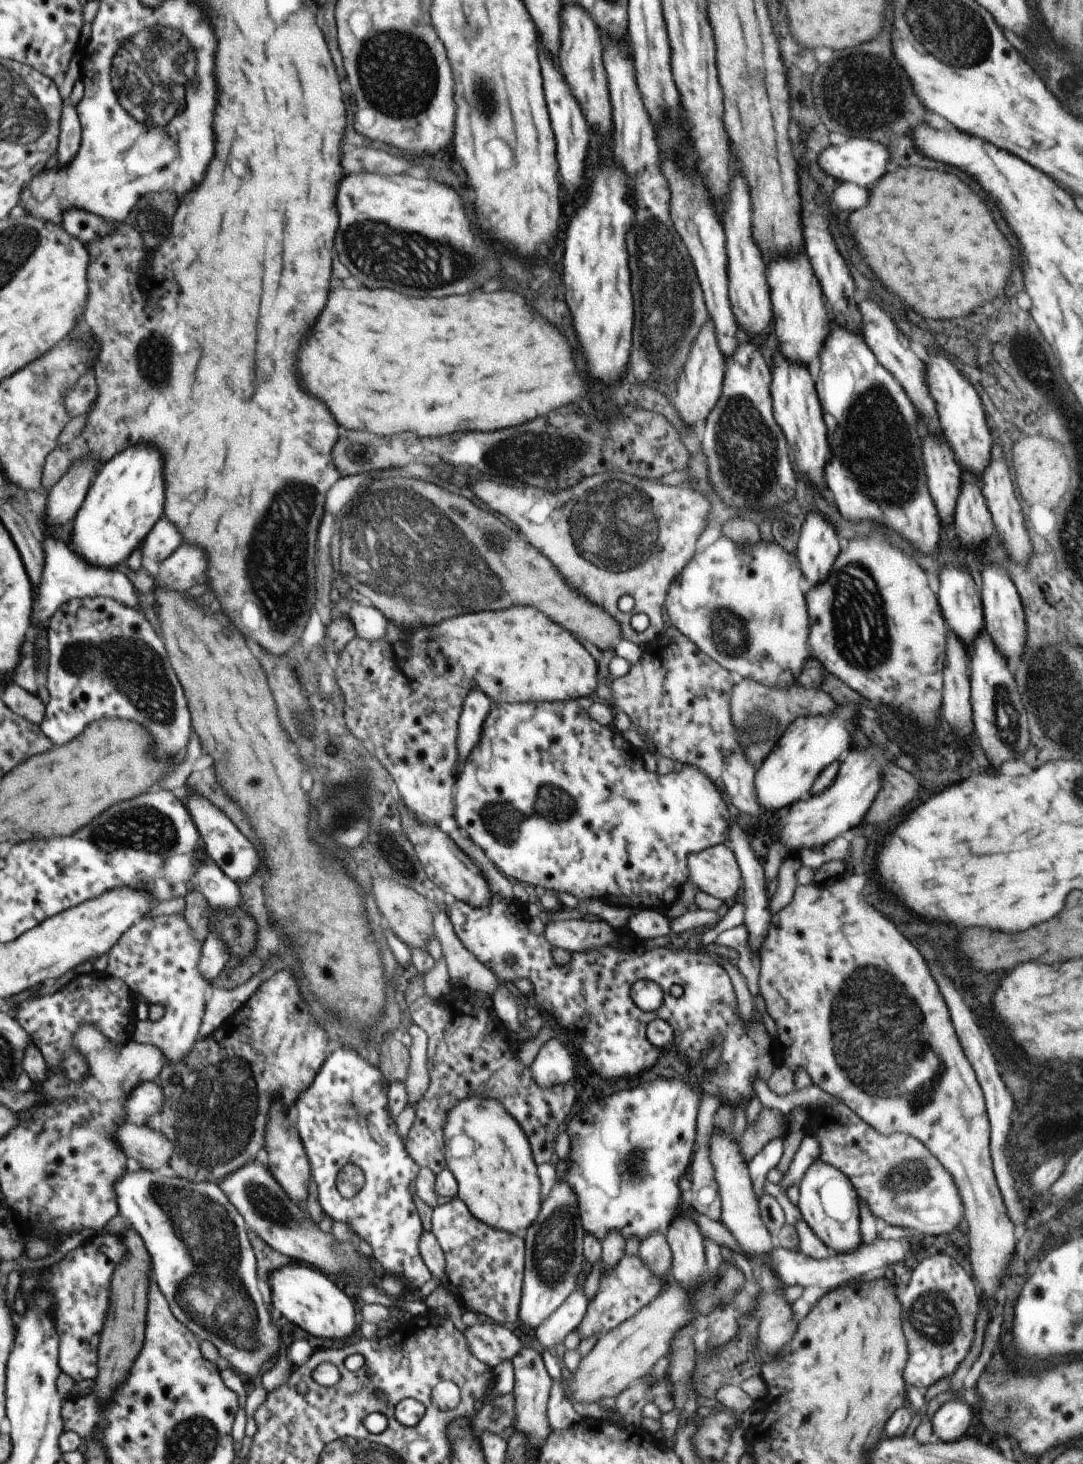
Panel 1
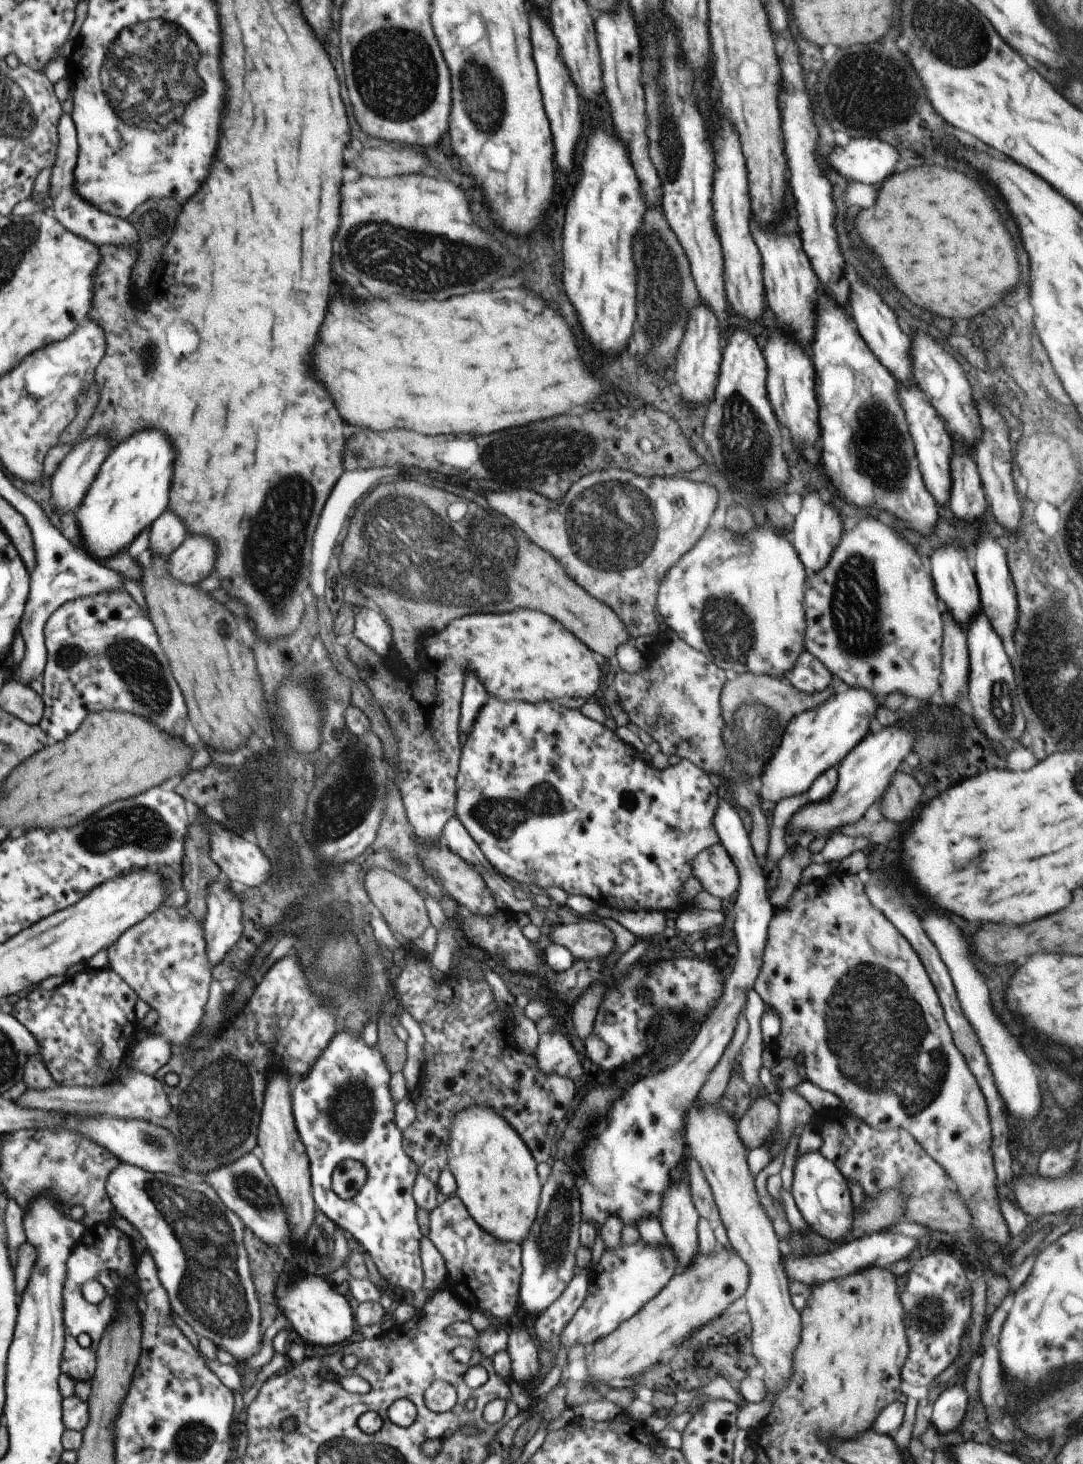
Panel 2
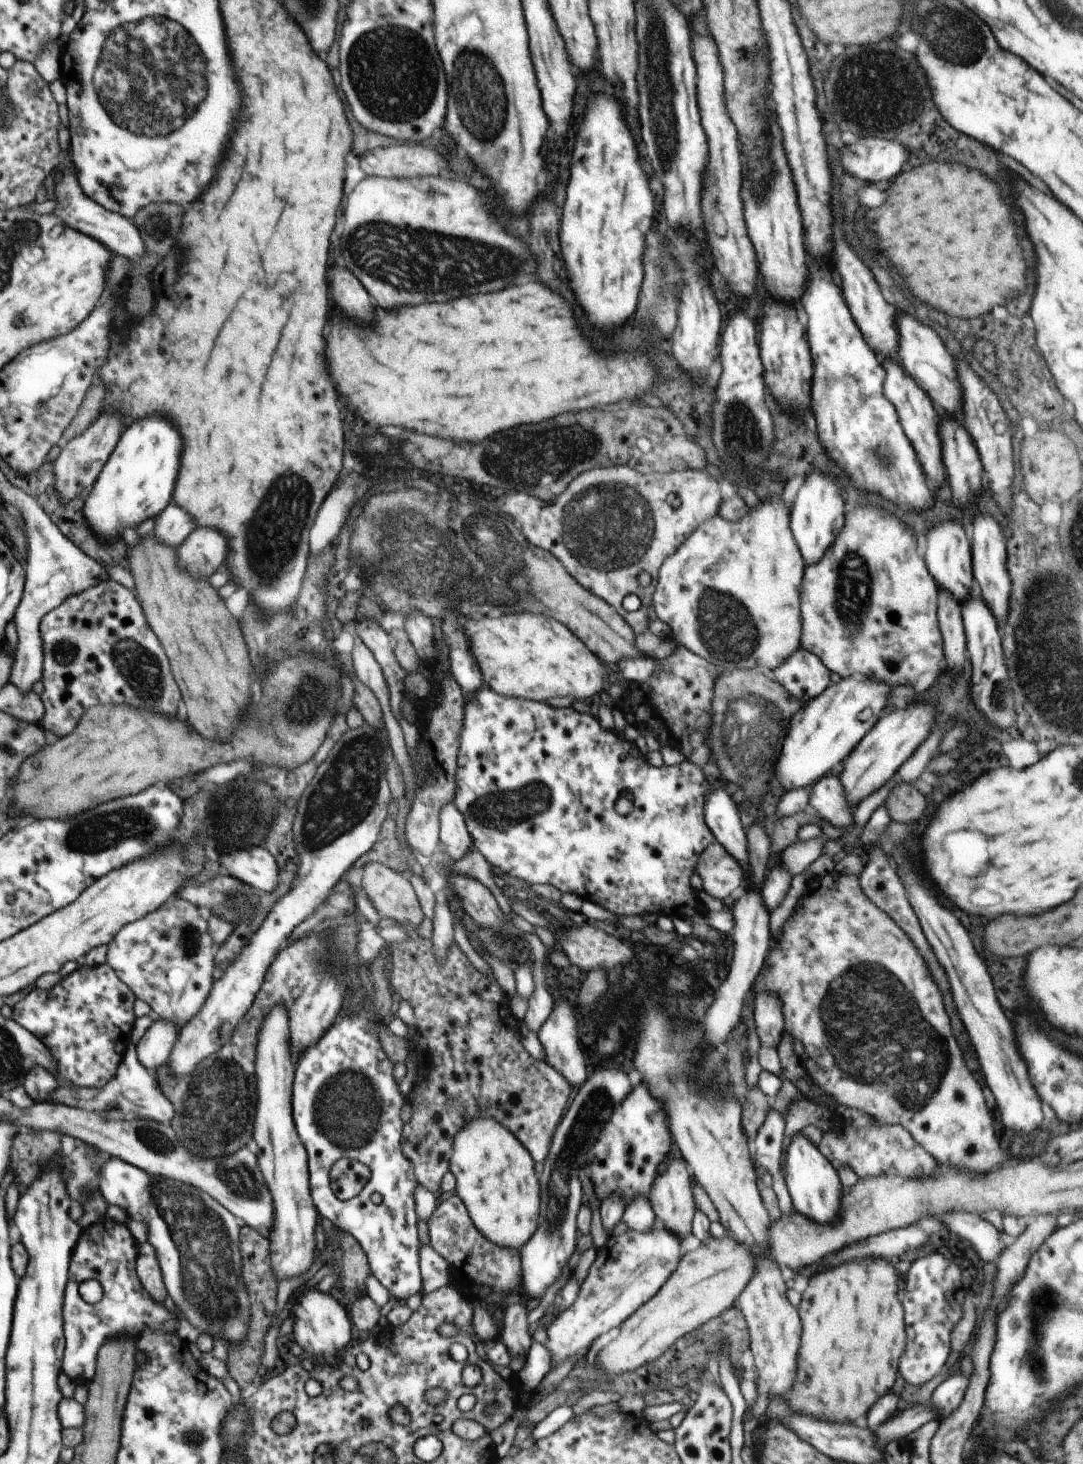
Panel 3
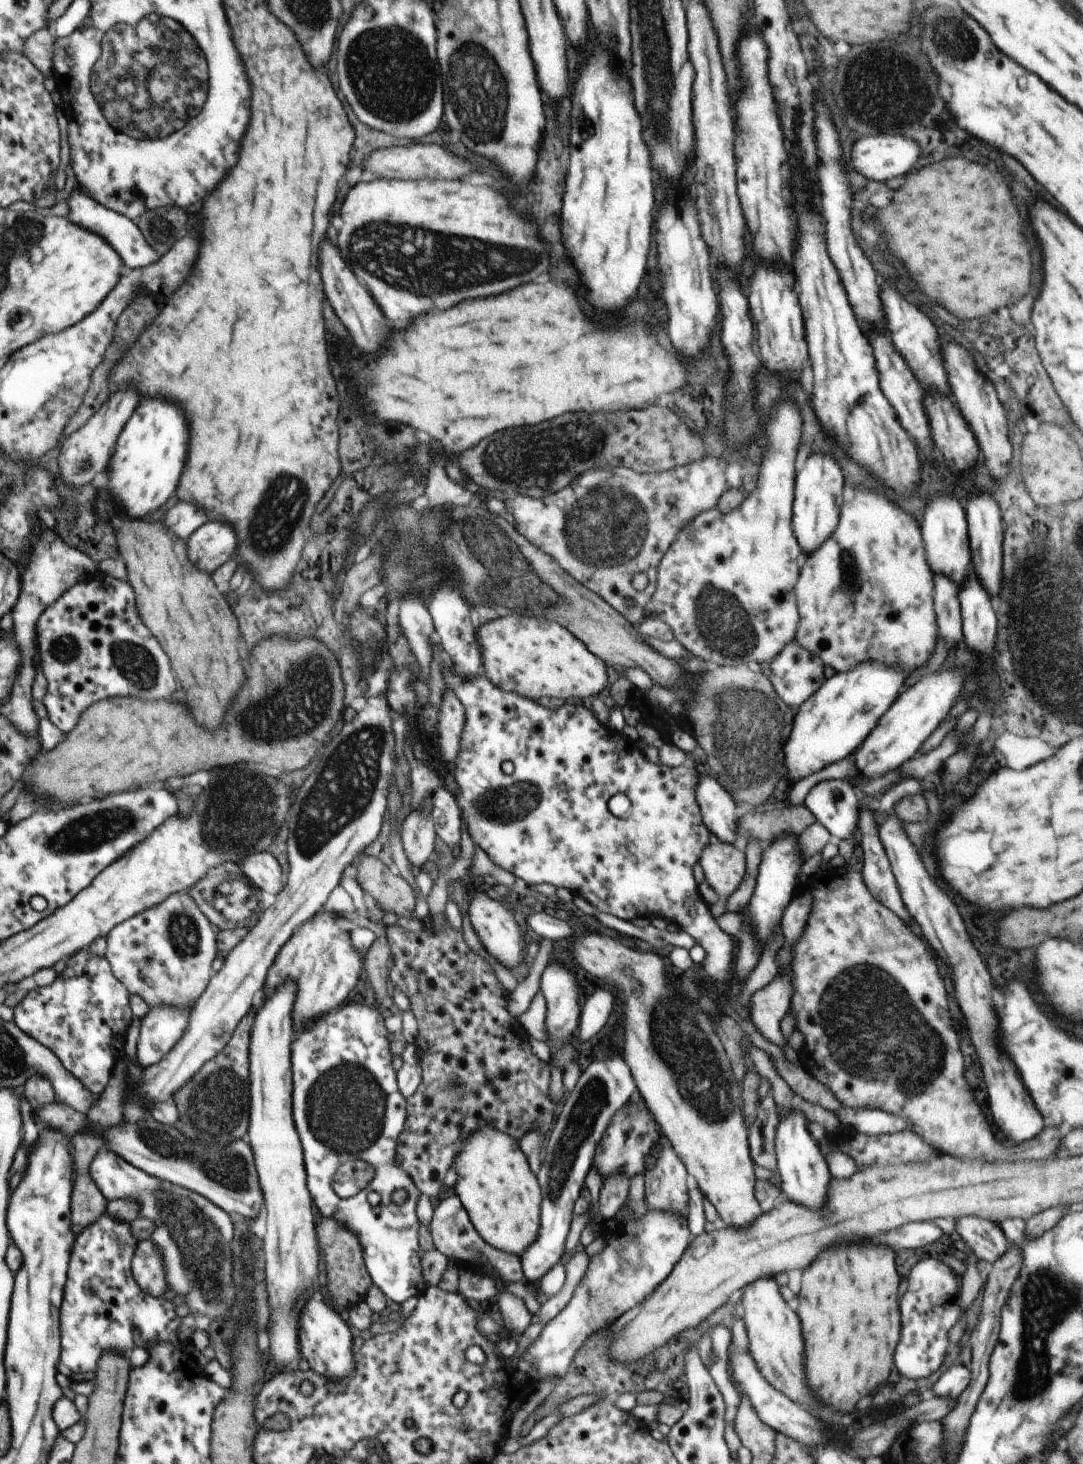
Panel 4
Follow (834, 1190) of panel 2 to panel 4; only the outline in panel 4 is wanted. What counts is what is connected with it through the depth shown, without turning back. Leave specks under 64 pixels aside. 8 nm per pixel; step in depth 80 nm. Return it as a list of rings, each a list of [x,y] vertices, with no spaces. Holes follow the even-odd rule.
[[[792,1113],[781,1117],[775,1138],[775,1151],[781,1190],[788,1200],[810,1210],[819,1211],[827,1200],[830,1181],[833,1179],[827,1160],[821,1153],[819,1143],[807,1129],[807,1120],[802,1113]]]

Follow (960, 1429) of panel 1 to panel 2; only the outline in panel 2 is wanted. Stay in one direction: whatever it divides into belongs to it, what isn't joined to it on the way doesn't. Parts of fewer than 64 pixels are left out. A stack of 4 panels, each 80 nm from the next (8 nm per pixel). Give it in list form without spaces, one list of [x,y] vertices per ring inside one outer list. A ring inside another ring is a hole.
[[[962,1386],[944,1388],[933,1406],[931,1416],[931,1424],[938,1434],[947,1435],[961,1426],[966,1414],[968,1397]]]

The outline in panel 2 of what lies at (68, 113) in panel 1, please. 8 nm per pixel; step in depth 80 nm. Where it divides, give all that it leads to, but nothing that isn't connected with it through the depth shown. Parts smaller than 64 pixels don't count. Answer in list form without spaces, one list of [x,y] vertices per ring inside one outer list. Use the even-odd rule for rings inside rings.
[[[66,113],[61,118],[61,144],[58,149],[57,165],[53,166],[49,184],[49,197],[53,199],[51,213],[66,230],[94,243],[97,247],[102,245],[138,245],[138,233],[135,226],[123,218],[118,218],[101,210],[92,203],[80,198],[74,190],[74,169],[77,166],[77,154],[80,146],[77,141],[77,125],[71,114]]]

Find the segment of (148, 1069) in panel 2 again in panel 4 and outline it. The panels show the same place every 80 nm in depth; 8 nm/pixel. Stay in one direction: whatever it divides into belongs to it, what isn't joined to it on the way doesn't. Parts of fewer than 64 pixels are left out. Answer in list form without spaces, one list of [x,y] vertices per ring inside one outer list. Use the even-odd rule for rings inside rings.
[[[150,1007],[149,1012],[141,1018],[141,1027],[137,1040],[137,1062],[145,1069],[158,1064],[174,1048],[174,1045],[182,1038],[190,1009],[181,1007]]]

